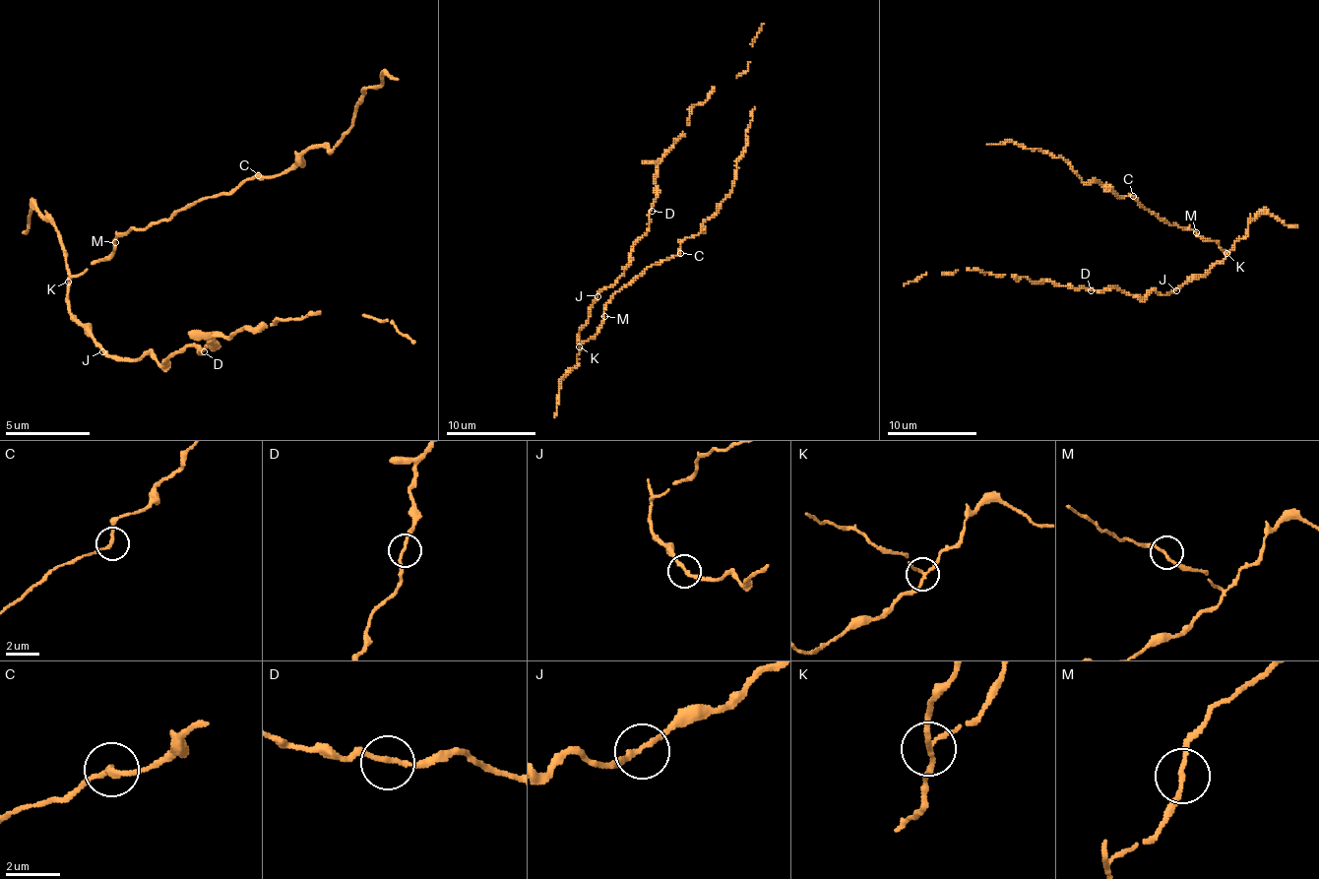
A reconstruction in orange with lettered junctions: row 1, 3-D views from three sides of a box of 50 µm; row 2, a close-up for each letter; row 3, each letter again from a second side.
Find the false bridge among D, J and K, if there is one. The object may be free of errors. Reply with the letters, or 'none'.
K

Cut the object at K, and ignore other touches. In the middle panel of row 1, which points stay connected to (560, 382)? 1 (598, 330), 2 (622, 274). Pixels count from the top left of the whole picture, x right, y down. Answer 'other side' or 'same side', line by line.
1: other side
2: same side

